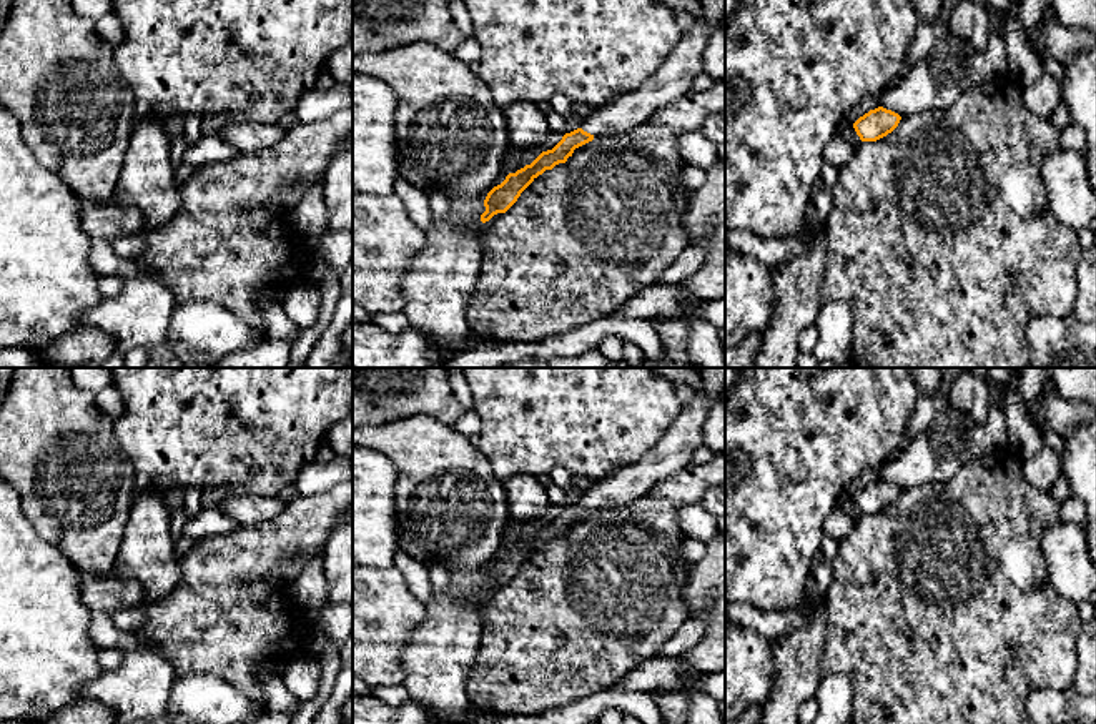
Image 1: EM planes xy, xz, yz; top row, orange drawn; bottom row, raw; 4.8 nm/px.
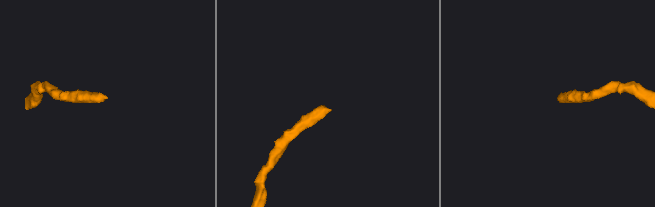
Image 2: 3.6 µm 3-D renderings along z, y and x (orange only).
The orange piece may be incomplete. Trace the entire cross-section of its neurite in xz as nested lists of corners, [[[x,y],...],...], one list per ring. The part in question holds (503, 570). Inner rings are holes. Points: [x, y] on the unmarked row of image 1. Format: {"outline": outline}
{"outline": [[[702,368],[700,376],[702,389],[682,406],[679,418],[659,444],[637,463],[599,481],[577,503],[565,506],[552,523],[542,524],[531,538],[509,546],[501,558],[487,566],[481,594],[486,596],[494,588],[506,586],[539,548],[565,536],[575,521],[595,509],[612,509],[632,503],[645,496],[662,478],[692,464],[692,456],[704,441],[702,428],[708,409],[720,399],[720,391],[725,388],[725,368]]]}

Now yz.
{"outline": [[[878,479],[860,489],[853,496],[853,501],[861,514],[876,514],[891,506],[898,499],[900,493],[901,489],[898,486]]]}

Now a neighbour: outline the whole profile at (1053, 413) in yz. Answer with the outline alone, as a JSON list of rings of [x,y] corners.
[[[1048,384],[1043,389],[1033,414],[1043,429],[1064,438],[1079,424],[1096,418],[1096,404],[1064,399]]]

